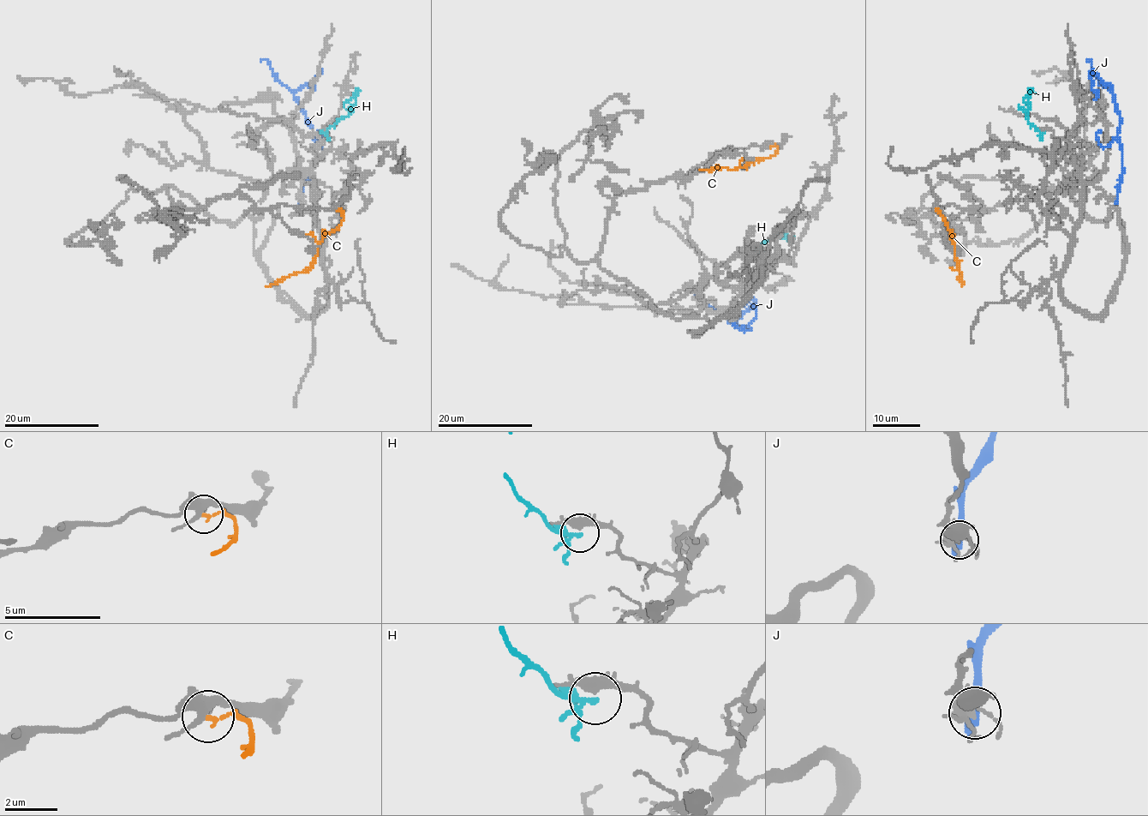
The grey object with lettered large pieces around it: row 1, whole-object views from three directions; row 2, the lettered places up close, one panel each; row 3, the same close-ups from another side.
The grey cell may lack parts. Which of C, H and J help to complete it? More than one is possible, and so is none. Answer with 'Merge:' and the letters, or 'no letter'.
Merge: no letter

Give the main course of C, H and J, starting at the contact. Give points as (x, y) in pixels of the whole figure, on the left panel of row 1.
C: (336, 207), (343, 213), (343, 219), (318, 244), (312, 266), (307, 270), (283, 276), (266, 287)
H: (324, 131), (349, 113), (355, 97), (352, 95), (343, 103), (343, 107)
J: (301, 200), (301, 185), (308, 175), (315, 144), (313, 128), (295, 94), (320, 73), (309, 92), (311, 100)

